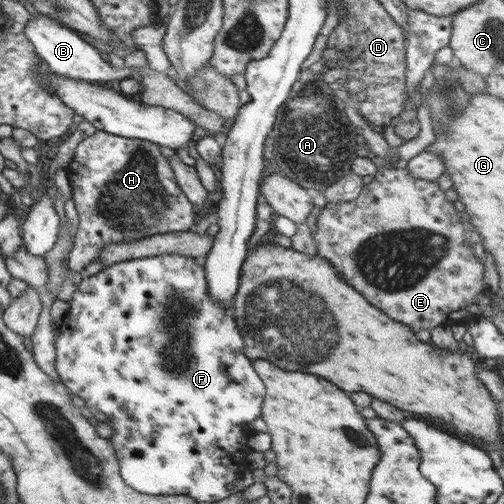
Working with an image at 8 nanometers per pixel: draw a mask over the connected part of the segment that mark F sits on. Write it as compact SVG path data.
M166 253L160 256L150 255L150 257L117 262L106 266L93 276L84 277L69 302L70 308L64 320L58 325L58 336L55 342L55 367L61 382L71 394L84 400L86 406L94 413L102 412L106 418L110 419L107 422L112 427L112 437L109 440L114 445L116 456L118 456L121 478L128 486L142 494L185 495L194 498L197 503L211 503L228 498L231 495L229 487L232 482L245 470L250 469L248 464L237 463L244 452L250 452L250 446L247 444L251 434L249 427L257 417L261 417L266 386L262 384L262 379L257 372L254 372L252 362L246 358L242 350L244 344L242 344L242 336L238 334L236 323L234 320L226 320L228 310L224 306L220 306L218 302L214 304L214 299L208 294L208 281L206 281L202 263L203 260L197 260L192 256Z

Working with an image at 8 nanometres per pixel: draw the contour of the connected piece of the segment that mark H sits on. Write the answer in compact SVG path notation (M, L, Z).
M97 130L77 145L73 159L65 171L79 216L74 244L68 254L68 265L74 273L82 272L110 244L126 244L156 234L189 231L198 221L198 209L188 201L176 182L170 162L162 156L158 145L150 141L124 138Z

